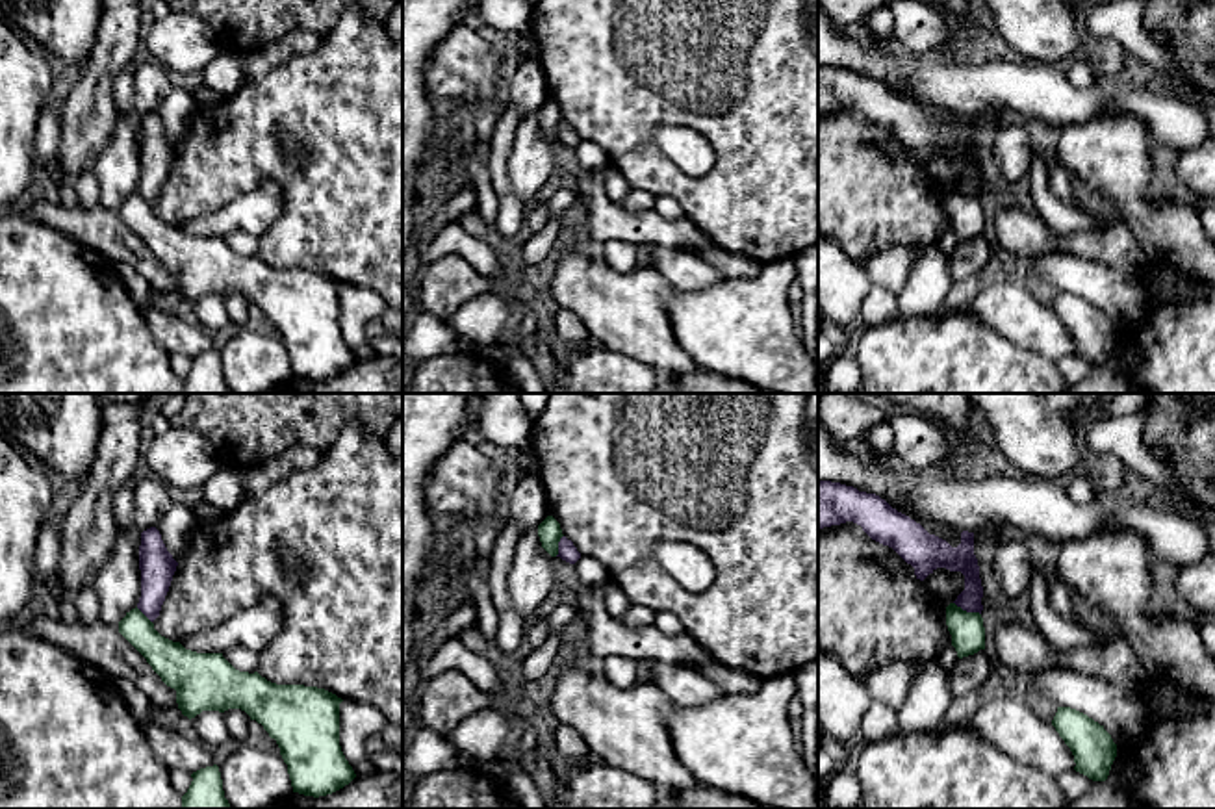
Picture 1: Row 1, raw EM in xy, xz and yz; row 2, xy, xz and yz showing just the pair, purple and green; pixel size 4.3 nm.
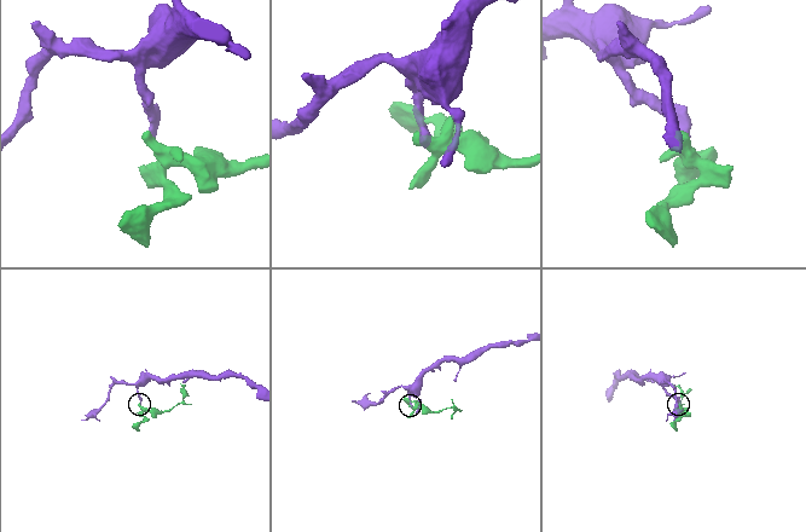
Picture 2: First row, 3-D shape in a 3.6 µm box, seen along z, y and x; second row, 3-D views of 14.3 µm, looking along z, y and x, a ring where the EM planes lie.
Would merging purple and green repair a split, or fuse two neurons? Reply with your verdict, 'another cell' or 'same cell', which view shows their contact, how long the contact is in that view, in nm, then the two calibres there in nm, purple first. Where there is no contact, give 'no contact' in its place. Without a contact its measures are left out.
another cell; meets purple in yz; contact 130 nm long; 110 nm thick on the purple side, 150 nm on the other

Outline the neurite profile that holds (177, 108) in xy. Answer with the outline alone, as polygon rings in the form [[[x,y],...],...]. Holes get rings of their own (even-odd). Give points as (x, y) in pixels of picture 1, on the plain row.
[[[176,80],[173,91],[156,108],[167,135],[176,147],[182,143],[189,119],[197,108],[198,104],[191,95],[191,83],[184,80]]]

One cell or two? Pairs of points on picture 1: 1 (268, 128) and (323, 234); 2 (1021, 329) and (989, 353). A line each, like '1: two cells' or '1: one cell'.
1: one cell
2: two cells

